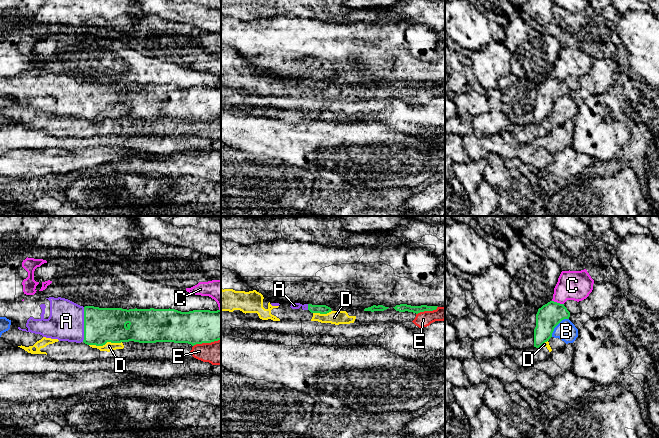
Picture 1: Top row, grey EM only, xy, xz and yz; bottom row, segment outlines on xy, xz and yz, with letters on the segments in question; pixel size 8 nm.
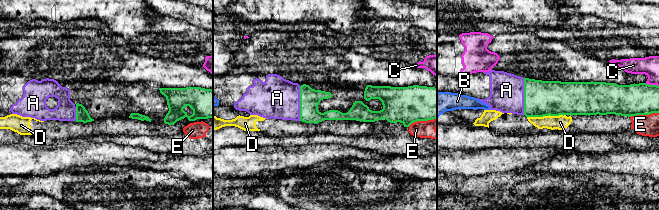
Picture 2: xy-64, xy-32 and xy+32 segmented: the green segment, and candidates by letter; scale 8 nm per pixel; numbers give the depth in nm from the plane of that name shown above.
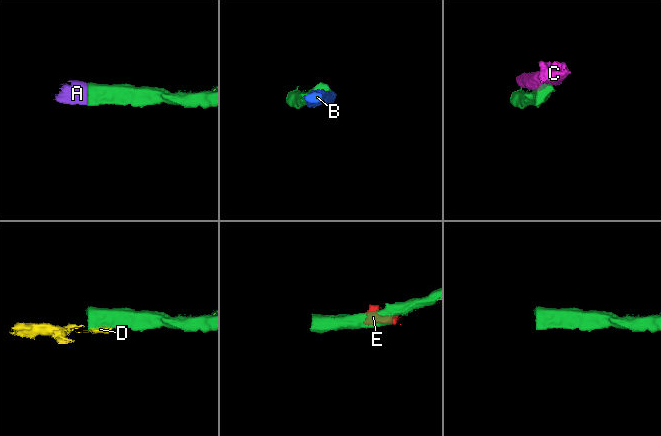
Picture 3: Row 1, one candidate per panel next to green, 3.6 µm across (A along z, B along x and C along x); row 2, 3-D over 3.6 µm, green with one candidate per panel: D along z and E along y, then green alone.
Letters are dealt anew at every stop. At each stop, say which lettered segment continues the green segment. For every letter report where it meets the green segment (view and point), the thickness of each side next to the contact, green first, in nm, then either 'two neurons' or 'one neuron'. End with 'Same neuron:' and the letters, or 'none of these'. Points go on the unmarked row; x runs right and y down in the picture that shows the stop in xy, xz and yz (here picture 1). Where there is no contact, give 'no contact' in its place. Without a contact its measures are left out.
A: contact xy (84, 100); calibres 280 and 280 nm; one neuron
B: contact yz (557, 100); calibres 190 and 160 nm; two neurons
C: contact yz (558, 79); calibres 190 and 240 nm; two neurons
D: contact xy (105, 119); calibres 280 and 70 nm; two neurons
E: contact xz (427, 86); calibres 60 and 130 nm; two neurons
Same neuron: A

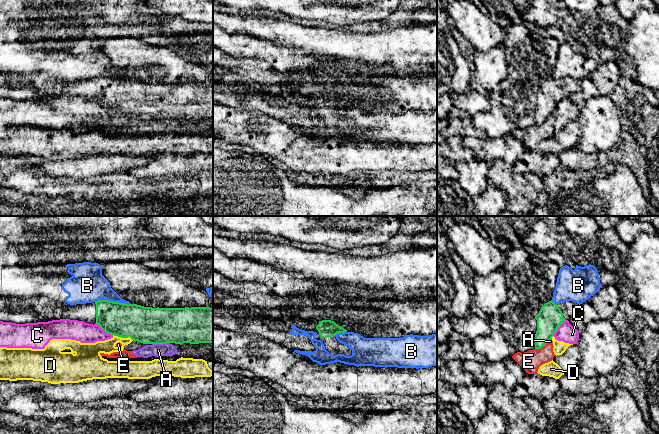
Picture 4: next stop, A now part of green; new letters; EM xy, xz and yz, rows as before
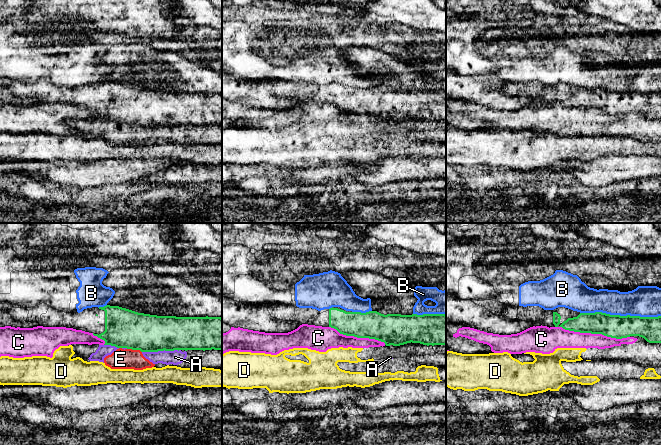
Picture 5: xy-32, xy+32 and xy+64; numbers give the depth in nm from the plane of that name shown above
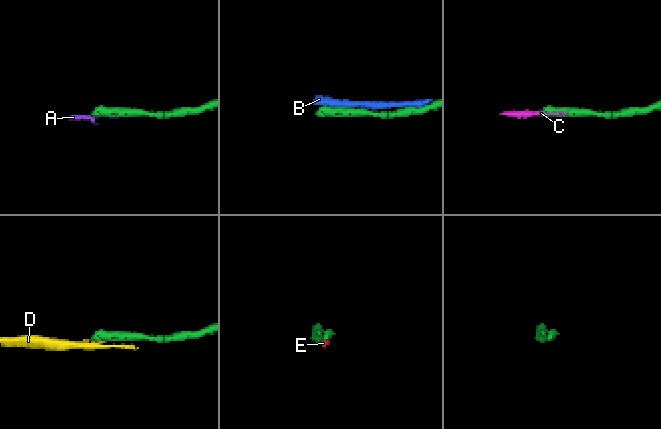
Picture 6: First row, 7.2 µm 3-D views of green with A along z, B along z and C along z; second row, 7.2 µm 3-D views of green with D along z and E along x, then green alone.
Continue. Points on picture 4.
A: contact xy (160, 119); calibres 300 and 110 nm; two neurons
B: contact xy (112, 77); calibres 280 and 280 nm; two neurons
C: contact xy (104, 107); calibres 280 and 160 nm; two neurons
D: contact xy (123, 113); calibres 300 and 130 nm; two neurons
E: contact yz (541, 123); calibres 200 and 170 nm; two neurons
Same neuron: none of these

